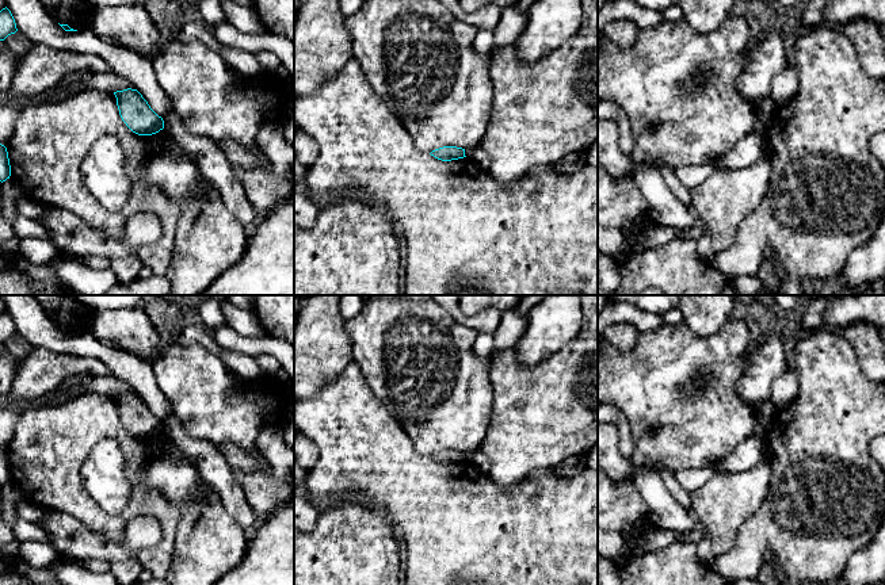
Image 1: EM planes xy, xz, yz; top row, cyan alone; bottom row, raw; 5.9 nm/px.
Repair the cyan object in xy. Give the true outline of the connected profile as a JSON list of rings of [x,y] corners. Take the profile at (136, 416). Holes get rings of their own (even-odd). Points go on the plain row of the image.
[[[137,393],[114,395],[119,418],[126,429],[138,439],[152,439],[164,432],[159,420]]]

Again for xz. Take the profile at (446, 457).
[[[443,450],[432,454],[430,458],[442,464],[451,464],[466,460],[465,452],[457,450]]]

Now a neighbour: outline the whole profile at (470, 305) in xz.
[[[461,295],[459,309],[469,317],[488,307],[504,313],[507,310],[514,310],[519,301],[520,295]]]

